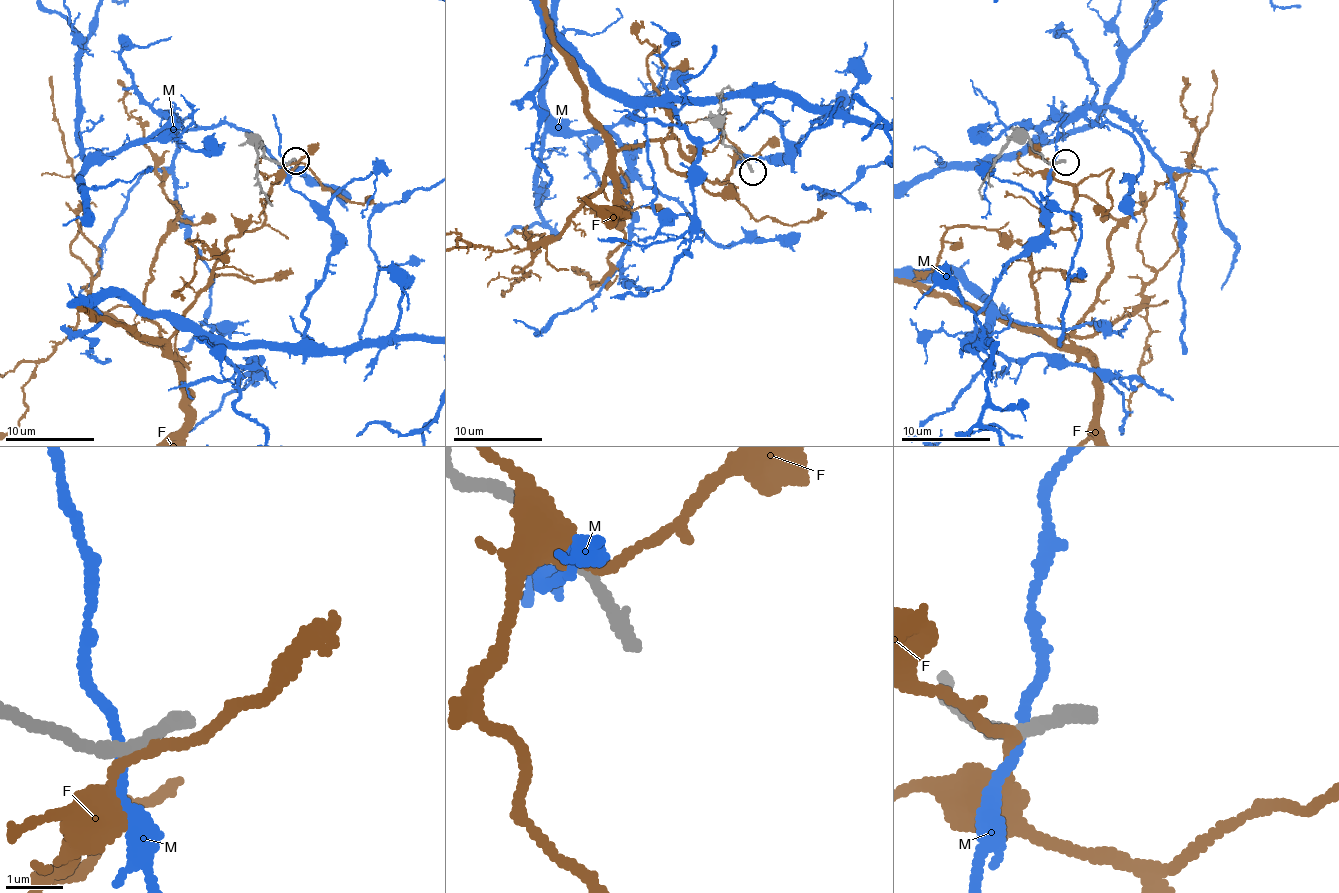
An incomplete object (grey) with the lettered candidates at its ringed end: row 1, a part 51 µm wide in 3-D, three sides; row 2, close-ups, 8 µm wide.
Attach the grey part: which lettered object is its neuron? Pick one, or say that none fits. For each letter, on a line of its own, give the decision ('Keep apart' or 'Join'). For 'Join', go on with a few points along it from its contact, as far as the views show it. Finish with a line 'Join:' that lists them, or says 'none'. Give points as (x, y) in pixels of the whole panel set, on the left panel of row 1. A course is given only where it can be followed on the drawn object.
F: Keep apart
M: Keep apart
Join: none

